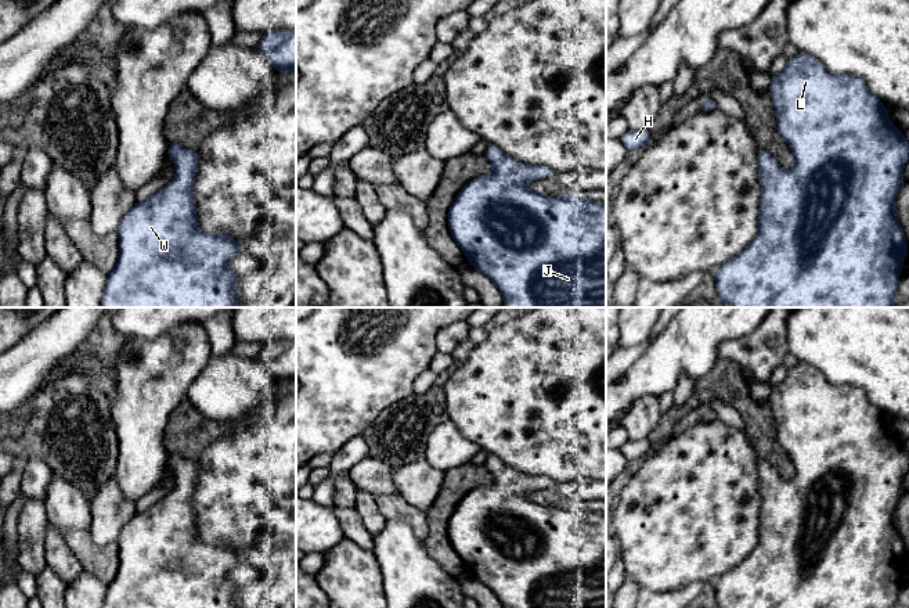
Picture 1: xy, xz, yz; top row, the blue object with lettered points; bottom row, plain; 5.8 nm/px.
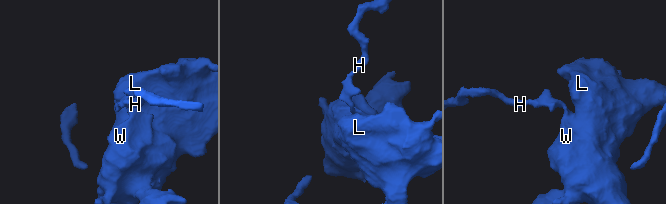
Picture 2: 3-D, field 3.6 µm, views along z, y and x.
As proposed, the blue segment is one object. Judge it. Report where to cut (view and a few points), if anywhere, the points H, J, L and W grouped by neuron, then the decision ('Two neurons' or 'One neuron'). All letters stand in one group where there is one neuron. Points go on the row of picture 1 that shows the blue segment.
No split. Groups: H J L W. One neuron

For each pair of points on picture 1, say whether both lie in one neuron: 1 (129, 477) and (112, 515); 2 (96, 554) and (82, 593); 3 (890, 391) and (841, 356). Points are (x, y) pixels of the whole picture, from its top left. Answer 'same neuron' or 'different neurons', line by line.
1: different neurons
2: different neurons
3: same neuron

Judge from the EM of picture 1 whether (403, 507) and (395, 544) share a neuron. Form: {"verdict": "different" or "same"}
{"verdict": "different"}

